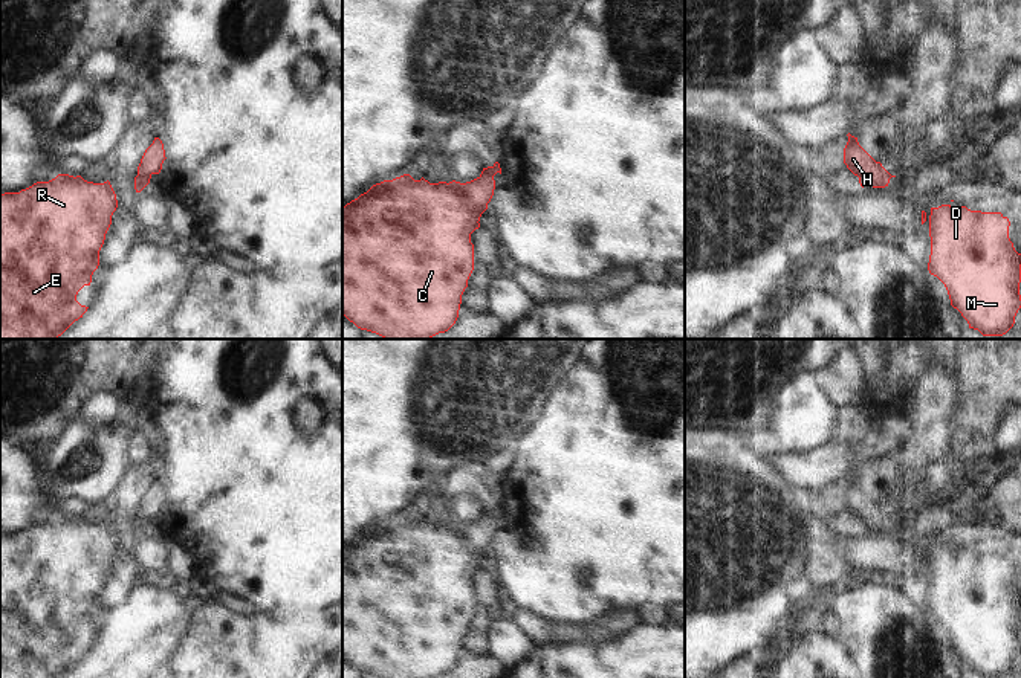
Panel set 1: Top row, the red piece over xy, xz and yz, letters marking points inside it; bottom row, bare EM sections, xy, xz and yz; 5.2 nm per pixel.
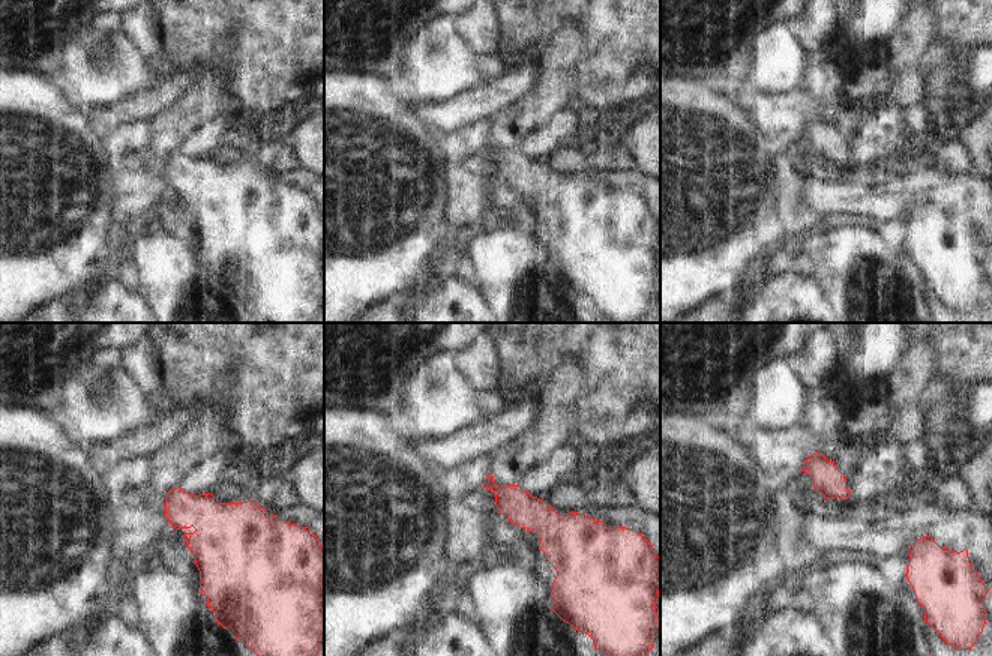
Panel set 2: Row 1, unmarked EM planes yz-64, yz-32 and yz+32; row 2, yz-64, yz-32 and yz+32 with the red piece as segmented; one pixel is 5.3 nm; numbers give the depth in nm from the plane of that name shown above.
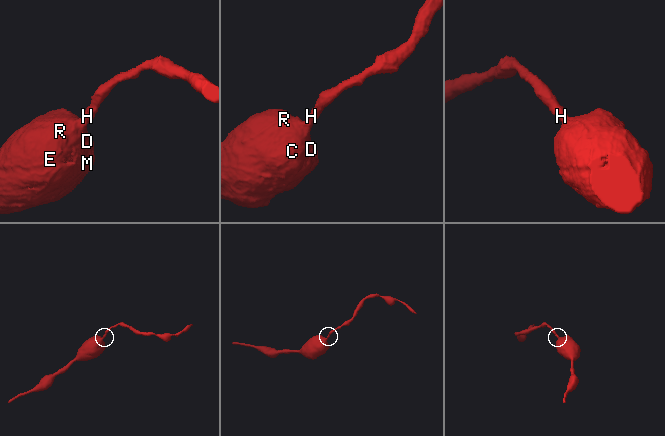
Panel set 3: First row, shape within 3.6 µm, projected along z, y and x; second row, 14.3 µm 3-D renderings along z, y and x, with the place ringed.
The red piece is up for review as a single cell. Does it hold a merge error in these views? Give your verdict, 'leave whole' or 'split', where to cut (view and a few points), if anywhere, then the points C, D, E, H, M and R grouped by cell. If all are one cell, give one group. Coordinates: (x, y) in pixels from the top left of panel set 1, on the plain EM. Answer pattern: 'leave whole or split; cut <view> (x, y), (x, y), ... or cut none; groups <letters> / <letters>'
leave whole; cut none; groups C D E H M R

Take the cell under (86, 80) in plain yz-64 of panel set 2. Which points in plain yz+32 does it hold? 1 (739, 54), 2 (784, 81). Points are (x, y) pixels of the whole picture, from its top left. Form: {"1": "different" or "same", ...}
{"1": "different", "2": "same"}

